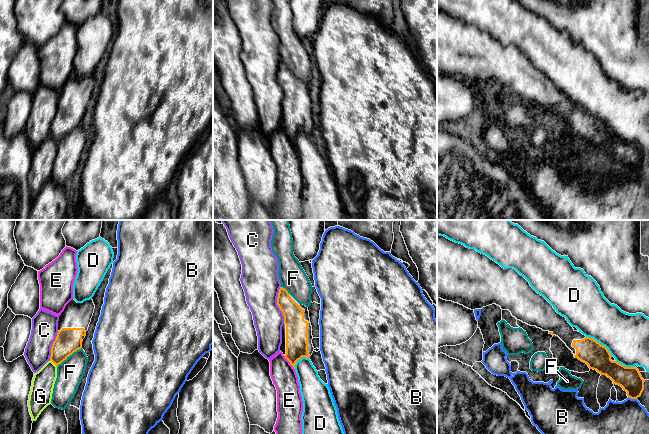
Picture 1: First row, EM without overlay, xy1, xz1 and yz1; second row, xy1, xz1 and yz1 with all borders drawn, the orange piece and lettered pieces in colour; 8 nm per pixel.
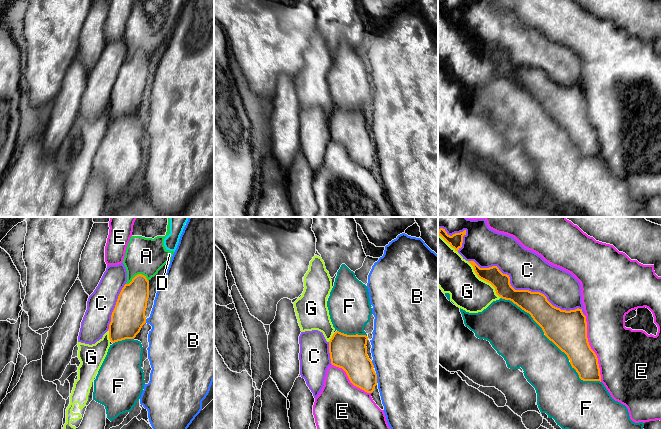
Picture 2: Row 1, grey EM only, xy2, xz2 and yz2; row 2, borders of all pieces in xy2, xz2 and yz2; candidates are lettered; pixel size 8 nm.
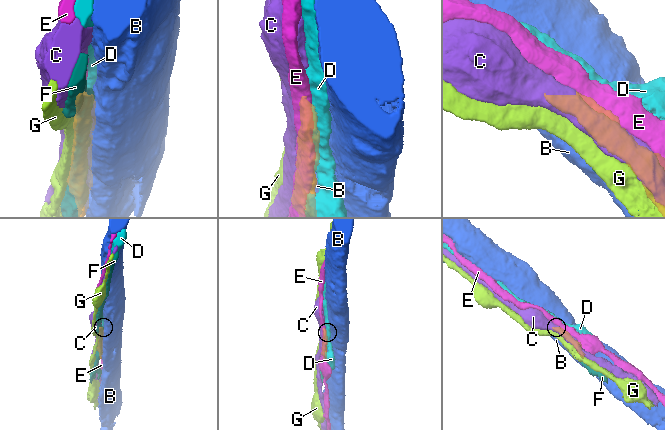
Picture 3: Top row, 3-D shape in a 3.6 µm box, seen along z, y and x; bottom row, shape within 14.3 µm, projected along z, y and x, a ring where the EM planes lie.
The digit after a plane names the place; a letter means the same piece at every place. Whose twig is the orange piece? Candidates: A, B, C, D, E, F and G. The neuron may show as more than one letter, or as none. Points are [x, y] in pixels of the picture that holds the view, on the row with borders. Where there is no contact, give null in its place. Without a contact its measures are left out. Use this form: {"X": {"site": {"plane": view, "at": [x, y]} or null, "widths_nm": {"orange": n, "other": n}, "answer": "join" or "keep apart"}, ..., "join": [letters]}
{"A": {"site": {"plane": "xy2", "at": [138, 274]}, "widths_nm": {"orange": 240, "other": 300}, "answer": "keep apart"}, "B": {"site": {"plane": "xz2", "at": [376, 378]}, "widths_nm": {"orange": 240, "other": 500}, "answer": "keep apart"}, "C": {"site": {"plane": "yz2", "at": [525, 290]}, "widths_nm": {"orange": 190, "other": 300}, "answer": "keep apart"}, "D": {"site": {"plane": "yz1", "at": [599, 343]}, "widths_nm": {"orange": 200, "other": 360}, "answer": "keep apart"}, "E": {"site": {"plane": "yz2", "at": [591, 349]}, "widths_nm": {"orange": 300, "other": 400}, "answer": "keep apart"}, "F": {"site": {"plane": "yz2", "at": [525, 311]}, "widths_nm": {"orange": 220, "other": 400}, "answer": "keep apart"}, "G": {"site": {"plane": "yz2", "at": [484, 280]}, "widths_nm": {"orange": 140, "other": 300}, "answer": "keep apart"}, "join": []}

